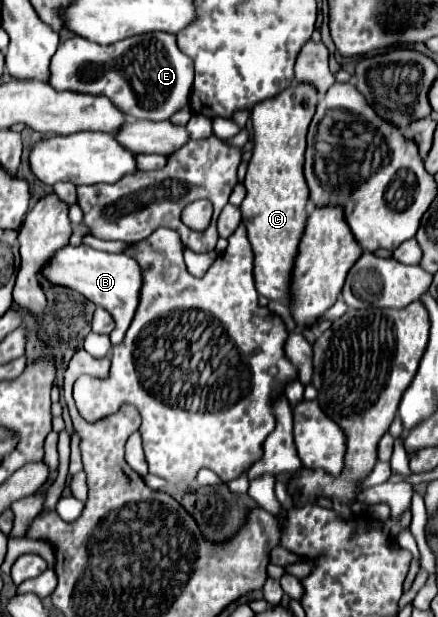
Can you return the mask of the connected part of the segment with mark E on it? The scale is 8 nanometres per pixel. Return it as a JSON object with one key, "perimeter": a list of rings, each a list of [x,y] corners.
{"perimeter":[[[145,33],[113,45],[99,45],[71,37],[59,45],[51,59],[47,83],[57,91],[105,95],[121,113],[133,119],[163,121],[189,103],[193,87],[193,61],[179,51],[175,35]]]}

